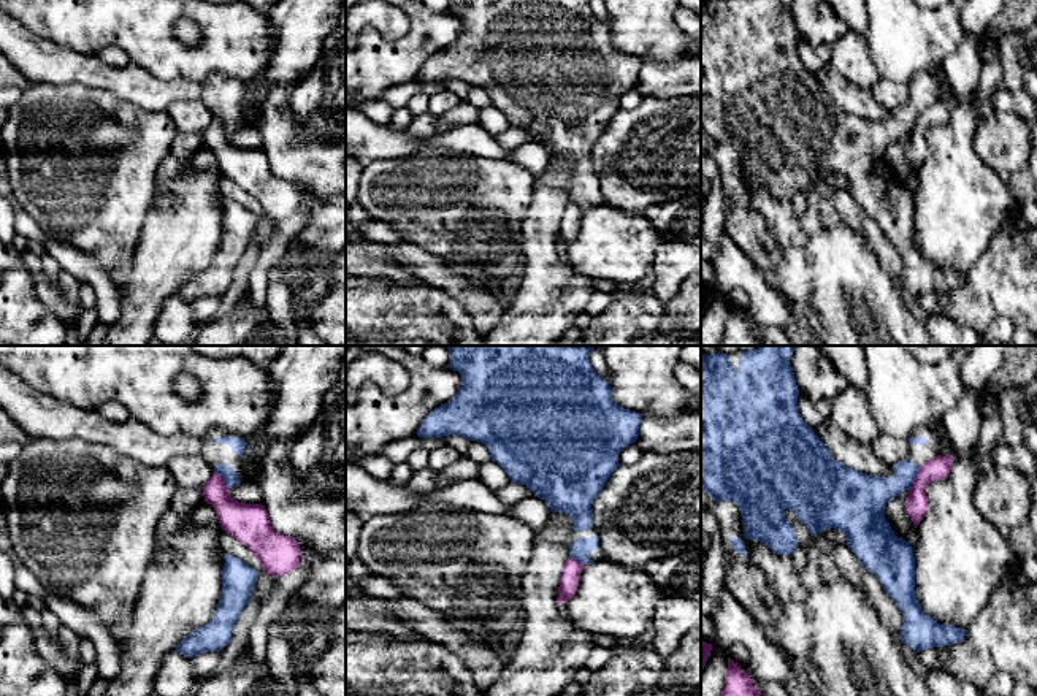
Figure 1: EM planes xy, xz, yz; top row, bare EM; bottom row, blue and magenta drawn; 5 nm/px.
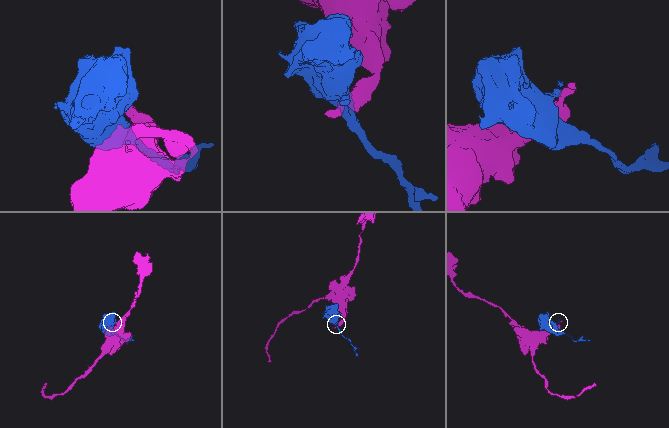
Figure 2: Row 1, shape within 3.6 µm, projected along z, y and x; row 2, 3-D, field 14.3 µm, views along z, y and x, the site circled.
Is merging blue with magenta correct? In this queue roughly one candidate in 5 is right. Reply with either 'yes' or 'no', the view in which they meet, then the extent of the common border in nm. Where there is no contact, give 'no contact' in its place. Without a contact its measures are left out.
no | yz | 140 nm

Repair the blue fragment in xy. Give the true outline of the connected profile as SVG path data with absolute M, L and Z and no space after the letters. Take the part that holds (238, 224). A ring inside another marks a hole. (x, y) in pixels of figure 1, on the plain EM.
M225 198L222 214L222 241L209 268L192 276L176 295L193 303L205 296L220 296L232 284L233 271L252 241L258 217Z

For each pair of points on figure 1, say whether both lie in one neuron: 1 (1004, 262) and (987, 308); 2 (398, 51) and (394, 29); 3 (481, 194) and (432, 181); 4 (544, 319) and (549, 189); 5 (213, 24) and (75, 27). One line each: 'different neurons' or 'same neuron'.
1: same neuron
2: different neurons
3: same neuron
4: same neuron
5: same neuron

